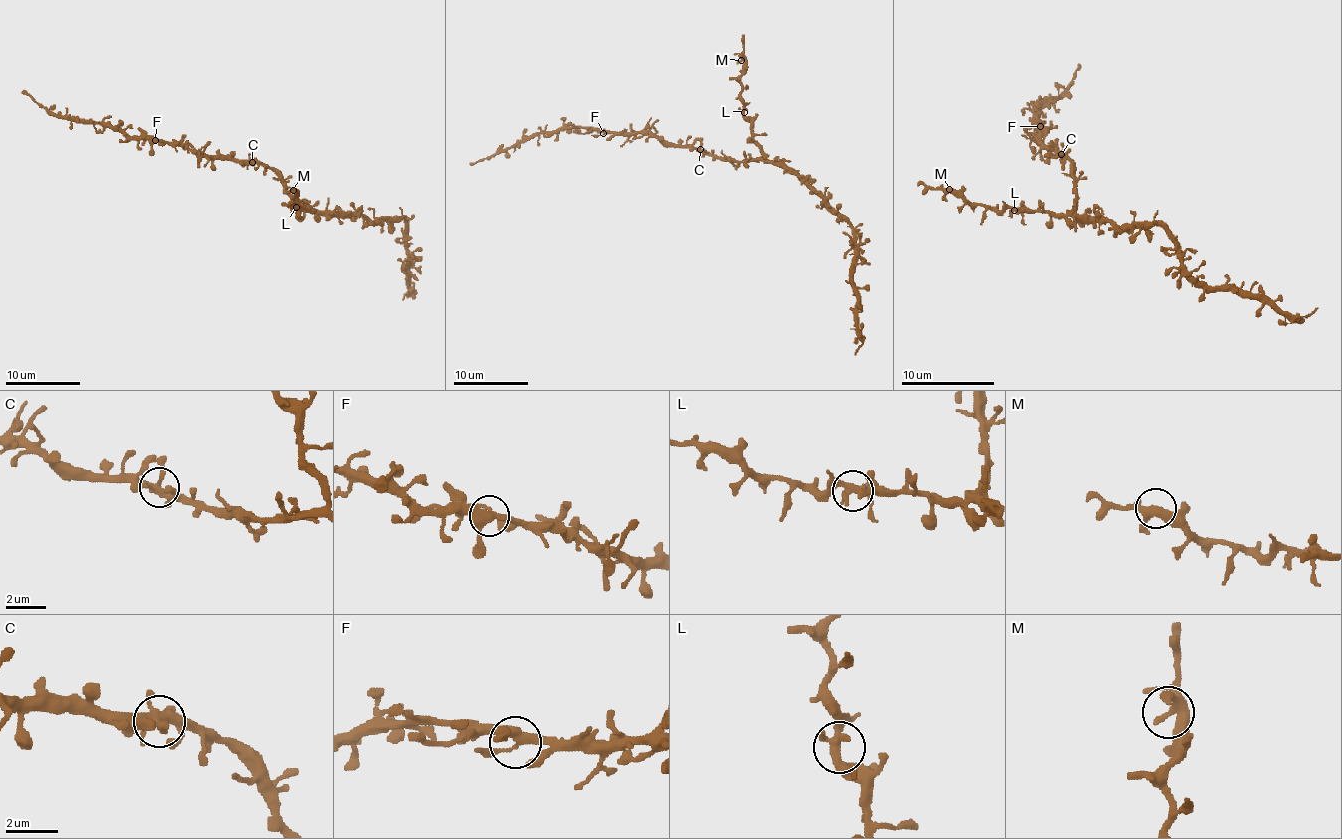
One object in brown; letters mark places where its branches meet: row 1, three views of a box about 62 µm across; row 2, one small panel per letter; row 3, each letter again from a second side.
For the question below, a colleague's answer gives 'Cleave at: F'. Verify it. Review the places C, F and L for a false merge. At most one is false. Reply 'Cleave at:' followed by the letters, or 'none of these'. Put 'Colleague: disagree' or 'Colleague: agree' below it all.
Cleave at: none of these
Colleague: disagree

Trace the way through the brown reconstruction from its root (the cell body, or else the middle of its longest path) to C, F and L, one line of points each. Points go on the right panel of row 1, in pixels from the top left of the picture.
C: (1075, 189), (1075, 165), (1061, 154)
F: (1075, 189), (1075, 165), (1063, 154), (1049, 149), (1040, 140), (1040, 126)
L: (1075, 189), (1075, 207), (1068, 214), (1015, 210)

